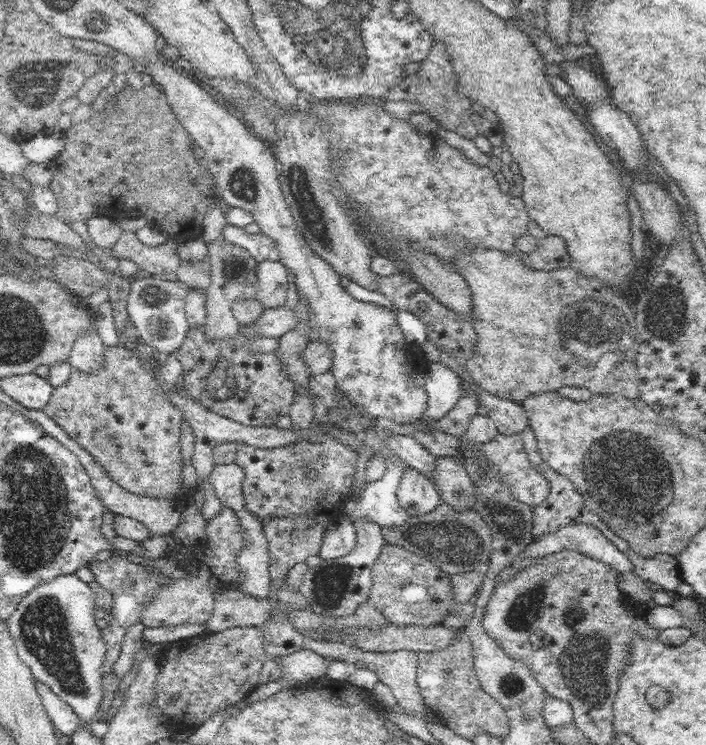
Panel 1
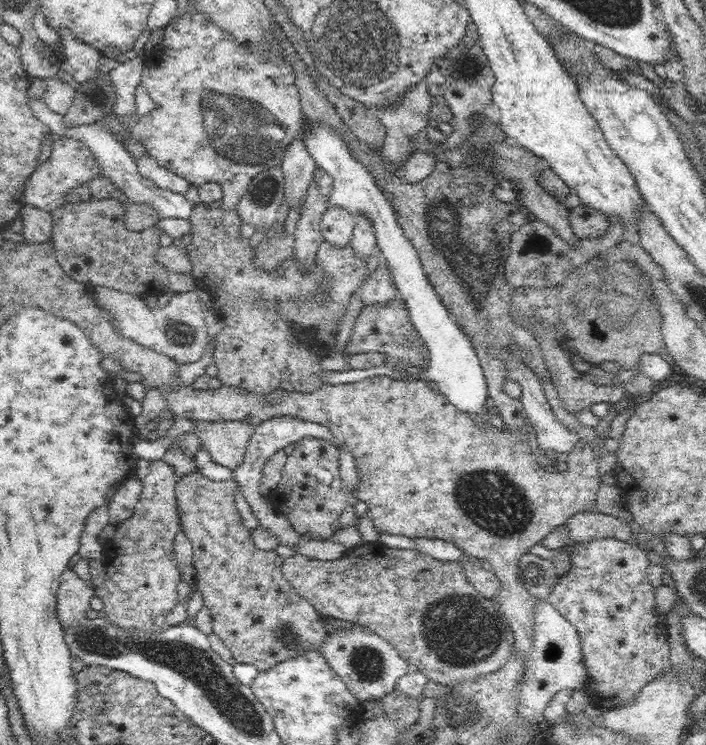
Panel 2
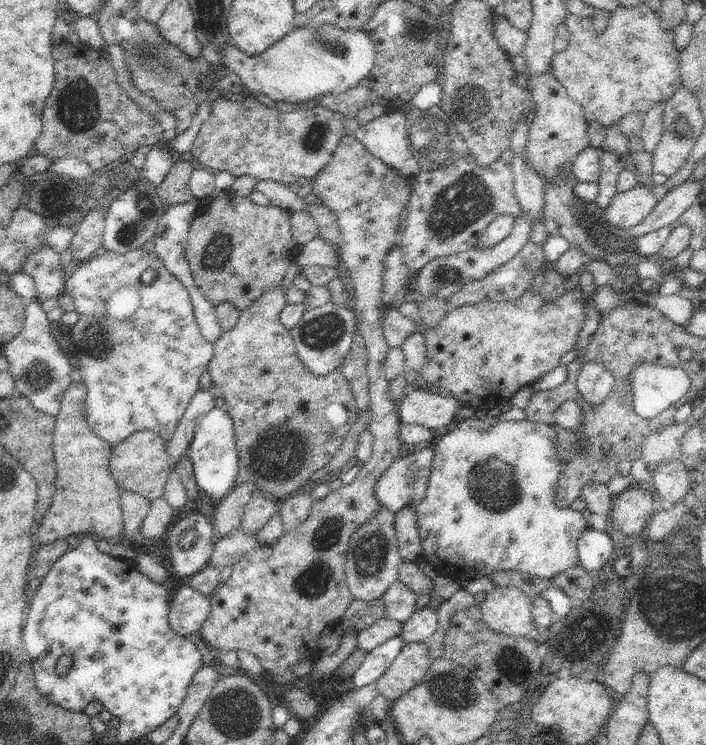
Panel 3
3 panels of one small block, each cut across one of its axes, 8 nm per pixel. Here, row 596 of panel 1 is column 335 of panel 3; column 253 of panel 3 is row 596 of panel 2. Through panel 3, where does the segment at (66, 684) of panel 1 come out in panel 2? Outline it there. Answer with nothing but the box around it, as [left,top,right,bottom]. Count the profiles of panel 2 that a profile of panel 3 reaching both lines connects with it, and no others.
[57,569,95,630]

